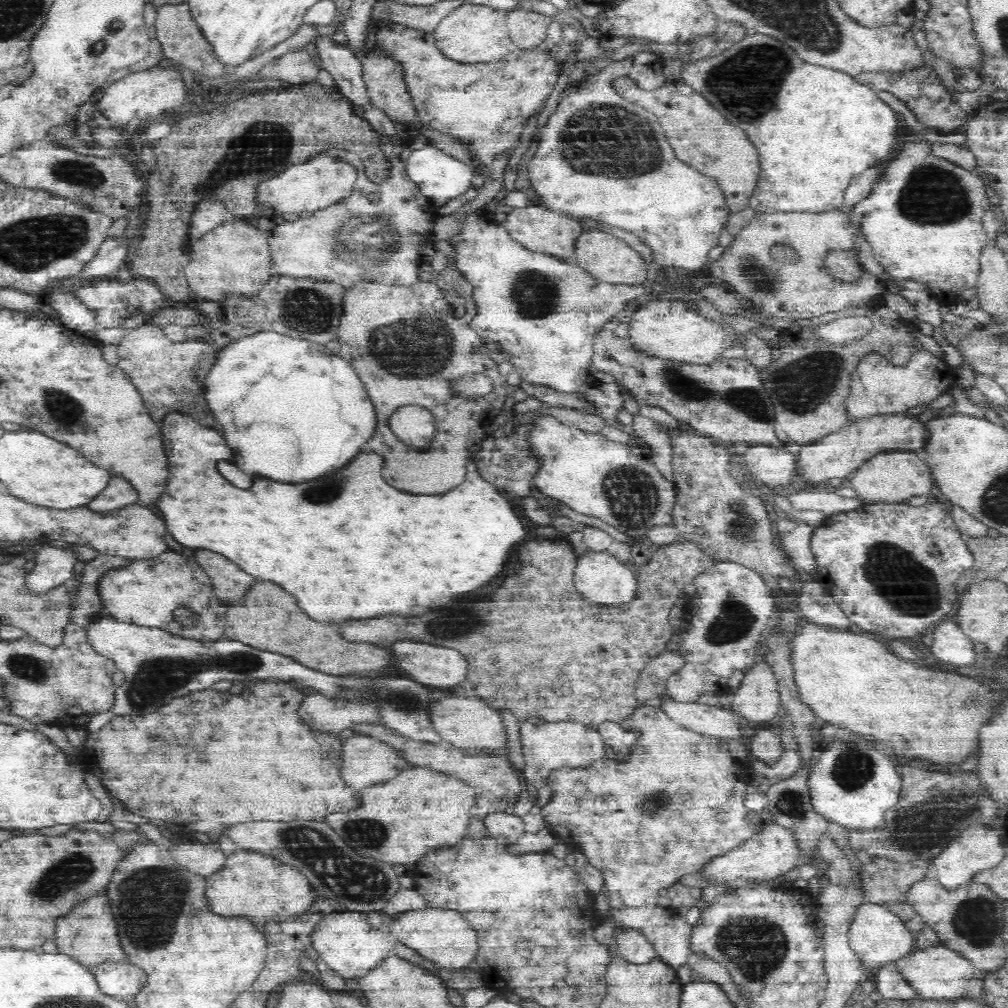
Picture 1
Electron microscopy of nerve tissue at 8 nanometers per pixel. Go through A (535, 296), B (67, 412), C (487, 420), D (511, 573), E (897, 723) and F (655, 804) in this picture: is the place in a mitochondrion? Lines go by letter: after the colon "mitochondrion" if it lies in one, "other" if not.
A: mitochondrion
B: mitochondrion
C: other
D: other
E: other
F: mitochondrion

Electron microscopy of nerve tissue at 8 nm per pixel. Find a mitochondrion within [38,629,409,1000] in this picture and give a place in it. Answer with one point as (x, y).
(152, 899)

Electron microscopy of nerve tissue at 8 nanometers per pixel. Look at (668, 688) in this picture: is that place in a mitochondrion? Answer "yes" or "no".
no

